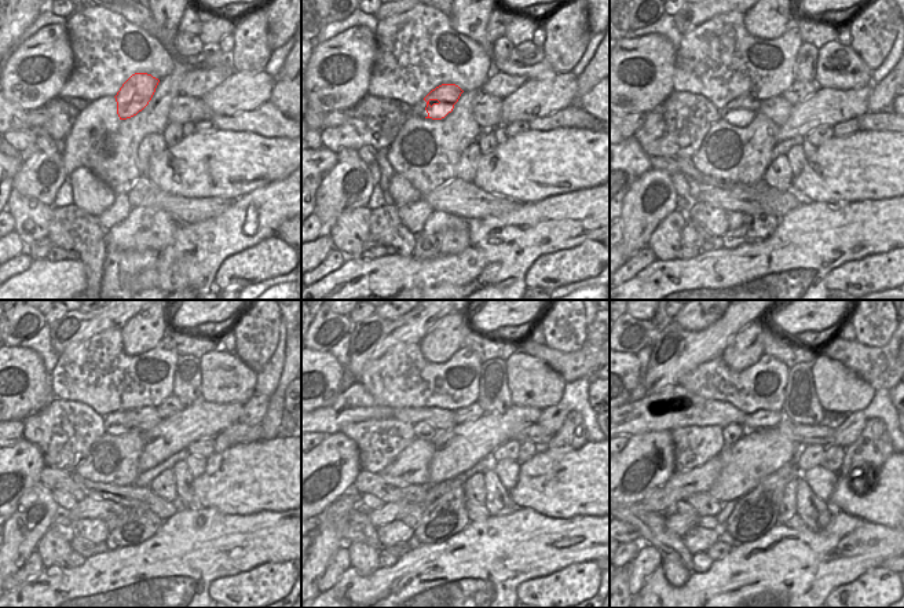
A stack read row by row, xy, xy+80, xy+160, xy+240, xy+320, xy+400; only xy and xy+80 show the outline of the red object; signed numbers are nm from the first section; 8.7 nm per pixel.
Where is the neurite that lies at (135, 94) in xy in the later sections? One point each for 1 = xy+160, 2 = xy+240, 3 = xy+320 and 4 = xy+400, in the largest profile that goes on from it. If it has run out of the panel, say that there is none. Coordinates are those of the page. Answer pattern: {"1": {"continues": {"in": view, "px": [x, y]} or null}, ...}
{"1": {"continues": {"in": "xy+160", "px": [734, 118]}}, "2": {"continues": {"in": "xy+240", "px": [112, 428]}}, "3": {"continues": {"in": "xy+320", "px": [424, 431]}}, "4": {"continues": {"in": "xy+400", "px": [731, 433]}}}

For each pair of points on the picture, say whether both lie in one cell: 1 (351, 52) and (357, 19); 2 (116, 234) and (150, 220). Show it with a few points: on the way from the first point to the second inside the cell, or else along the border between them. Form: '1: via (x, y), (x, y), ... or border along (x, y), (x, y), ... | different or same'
1: border along (374, 32), (366, 26), (351, 26), (326, 40) | different
2: via (124, 234), (136, 233), (142, 227) | same

